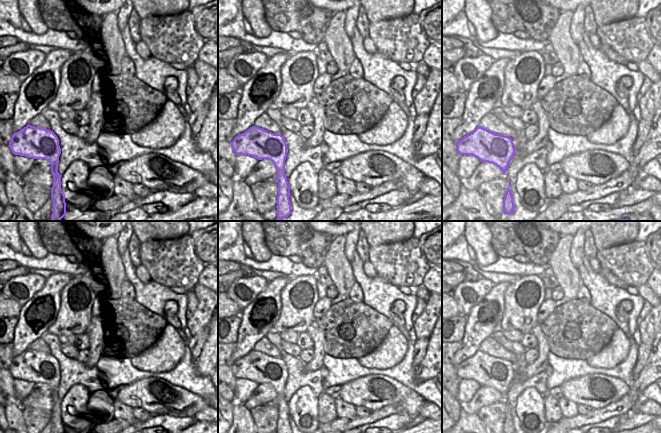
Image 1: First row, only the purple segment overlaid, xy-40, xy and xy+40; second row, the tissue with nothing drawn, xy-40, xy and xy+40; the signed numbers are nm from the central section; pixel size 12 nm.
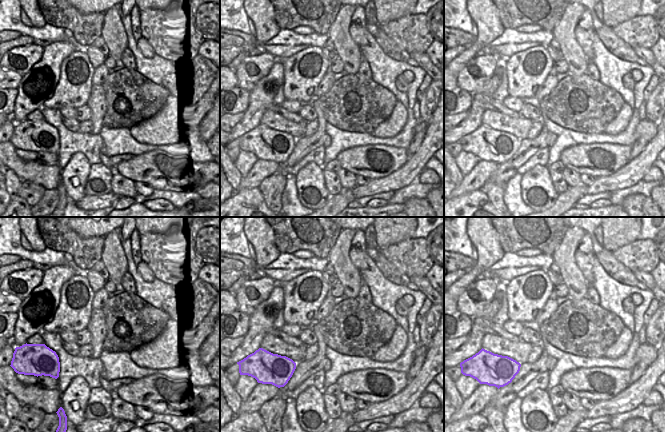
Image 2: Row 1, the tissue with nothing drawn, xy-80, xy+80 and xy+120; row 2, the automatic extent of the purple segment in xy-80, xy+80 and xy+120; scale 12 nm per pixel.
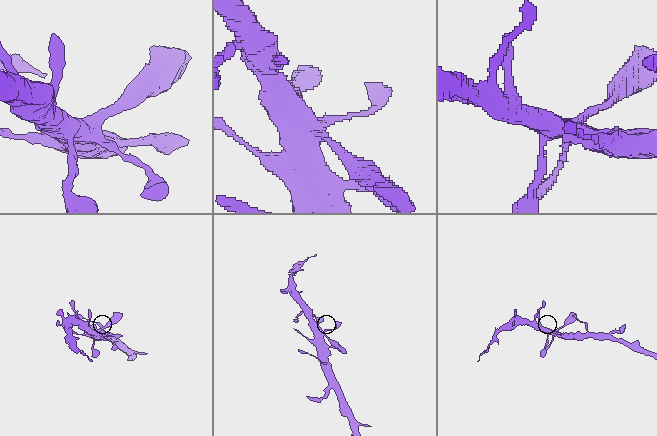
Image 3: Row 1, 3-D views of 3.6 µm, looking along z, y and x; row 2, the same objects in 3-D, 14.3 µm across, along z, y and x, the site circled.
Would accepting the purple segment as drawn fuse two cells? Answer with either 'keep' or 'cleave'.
keep

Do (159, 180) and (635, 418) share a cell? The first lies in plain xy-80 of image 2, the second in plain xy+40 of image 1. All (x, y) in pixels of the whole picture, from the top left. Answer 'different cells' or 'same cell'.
different cells

